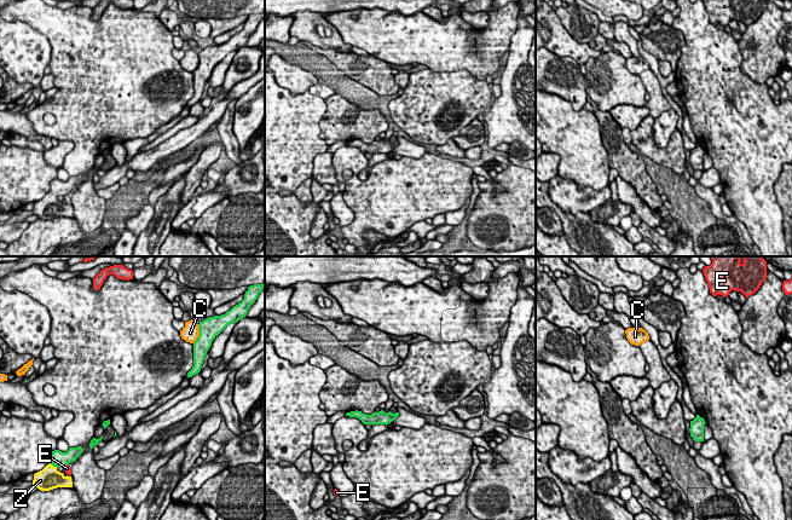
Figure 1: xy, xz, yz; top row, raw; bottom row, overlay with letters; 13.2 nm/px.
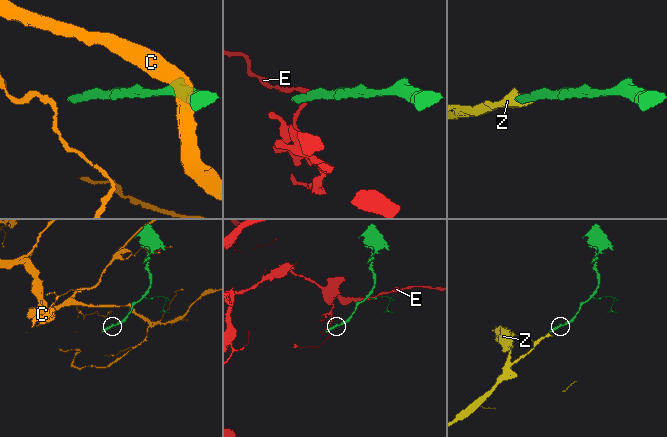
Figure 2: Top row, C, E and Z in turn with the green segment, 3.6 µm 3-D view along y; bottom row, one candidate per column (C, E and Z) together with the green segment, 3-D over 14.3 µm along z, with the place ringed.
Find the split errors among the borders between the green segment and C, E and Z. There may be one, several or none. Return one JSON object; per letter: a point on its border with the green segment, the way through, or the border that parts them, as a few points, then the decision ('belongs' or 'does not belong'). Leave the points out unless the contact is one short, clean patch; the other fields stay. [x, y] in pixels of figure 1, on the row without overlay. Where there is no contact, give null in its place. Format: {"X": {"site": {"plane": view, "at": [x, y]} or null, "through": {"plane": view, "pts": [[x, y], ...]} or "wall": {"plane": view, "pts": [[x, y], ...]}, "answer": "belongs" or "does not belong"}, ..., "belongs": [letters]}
{"C": {"site": {"plane": "xy", "at": [200, 63]}, "wall": {"plane": "xy", "pts": [[198, 53], [198, 65], [192, 71]]}, "answer": "does not belong"}, "E": {"site": {"plane": "xy", "at": [65, 194]}, "wall": {"plane": "xy", "pts": [[68, 192], [64, 196]]}, "answer": "does not belong"}, "Z": {"site": {"plane": "xy", "at": [53, 195]}, "through": {"plane": "xy", "pts": [[58, 188], [53, 195], [48, 207]]}, "answer": "belongs"}, "belongs": ["Z"]}

